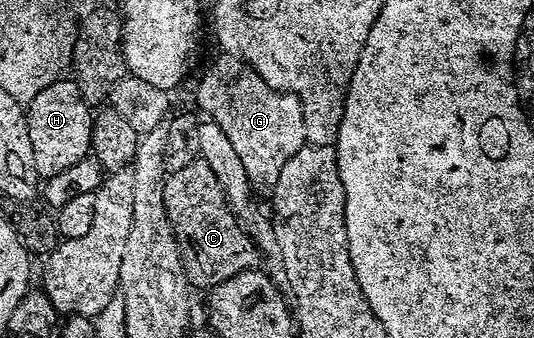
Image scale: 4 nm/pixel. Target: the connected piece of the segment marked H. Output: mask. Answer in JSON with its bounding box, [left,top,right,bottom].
[26,77,92,180]

